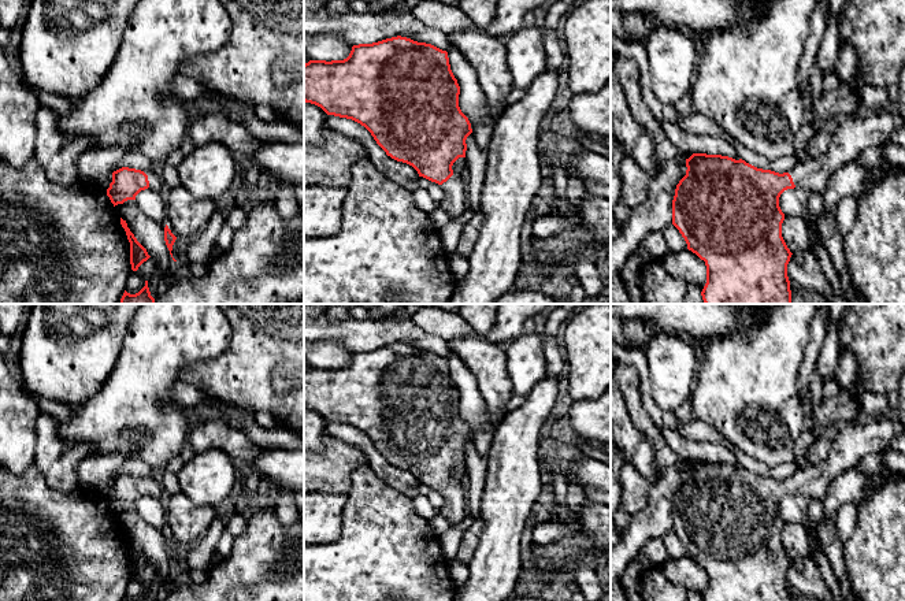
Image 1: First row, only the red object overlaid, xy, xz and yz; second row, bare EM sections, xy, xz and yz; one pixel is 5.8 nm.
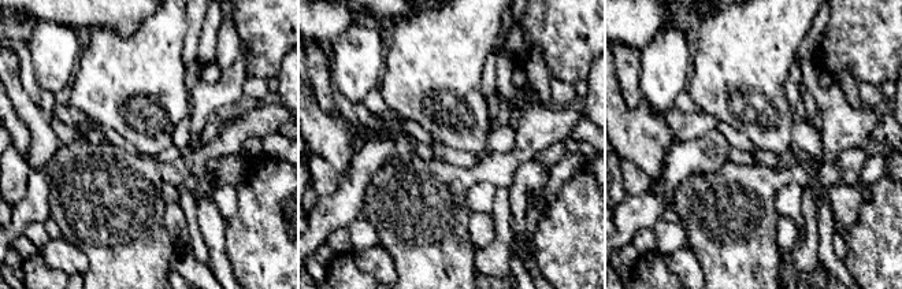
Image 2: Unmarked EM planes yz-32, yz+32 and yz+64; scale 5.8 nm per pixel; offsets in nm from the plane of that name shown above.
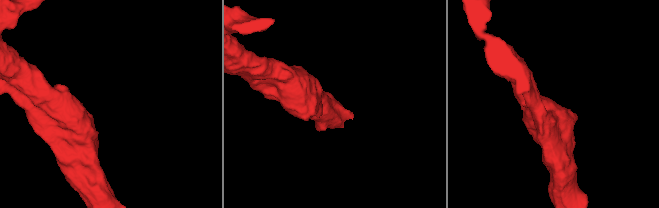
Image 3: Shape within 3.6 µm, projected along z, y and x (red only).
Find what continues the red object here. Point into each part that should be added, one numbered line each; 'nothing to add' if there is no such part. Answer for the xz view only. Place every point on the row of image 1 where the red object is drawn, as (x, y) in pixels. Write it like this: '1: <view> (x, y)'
1: xz (455, 190)

